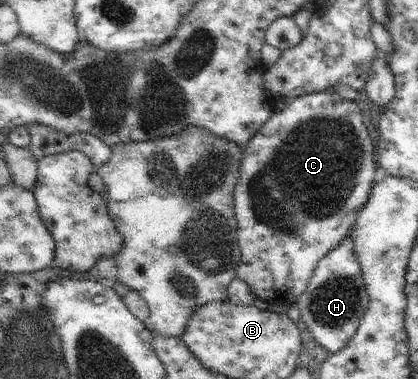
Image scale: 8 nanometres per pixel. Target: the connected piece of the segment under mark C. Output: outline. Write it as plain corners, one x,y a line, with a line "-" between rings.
331,92
312,93
296,97
294,101
287,103
286,109
272,113
268,122
264,123
264,126
248,141
246,149
244,149
240,169
238,169
238,183
236,183
233,196
236,211
235,219
238,225
237,239
241,251
240,263
236,267
235,277
242,279
250,287
254,296
266,301
269,305
297,304
297,300
308,286
320,259
323,259
324,255
335,249
345,239
348,229
352,227
352,223
358,217
357,213
360,213
368,202
368,195
370,195
370,189
375,183
374,176
378,166
374,162
374,143
363,122
361,104
354,100
343,99
340,95

